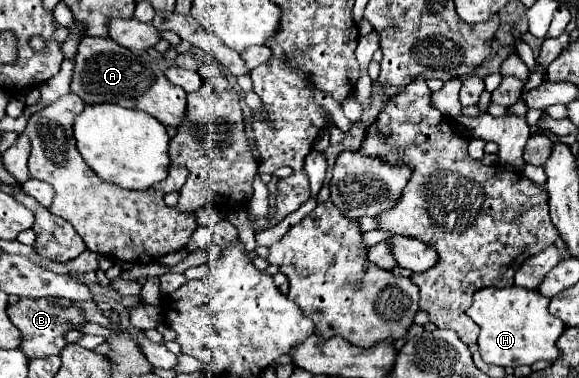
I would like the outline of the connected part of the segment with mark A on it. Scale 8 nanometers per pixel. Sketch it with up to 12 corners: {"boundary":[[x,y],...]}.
{"boundary":[[83,37],[71,91],[179,127],[187,93],[147,51]]}

